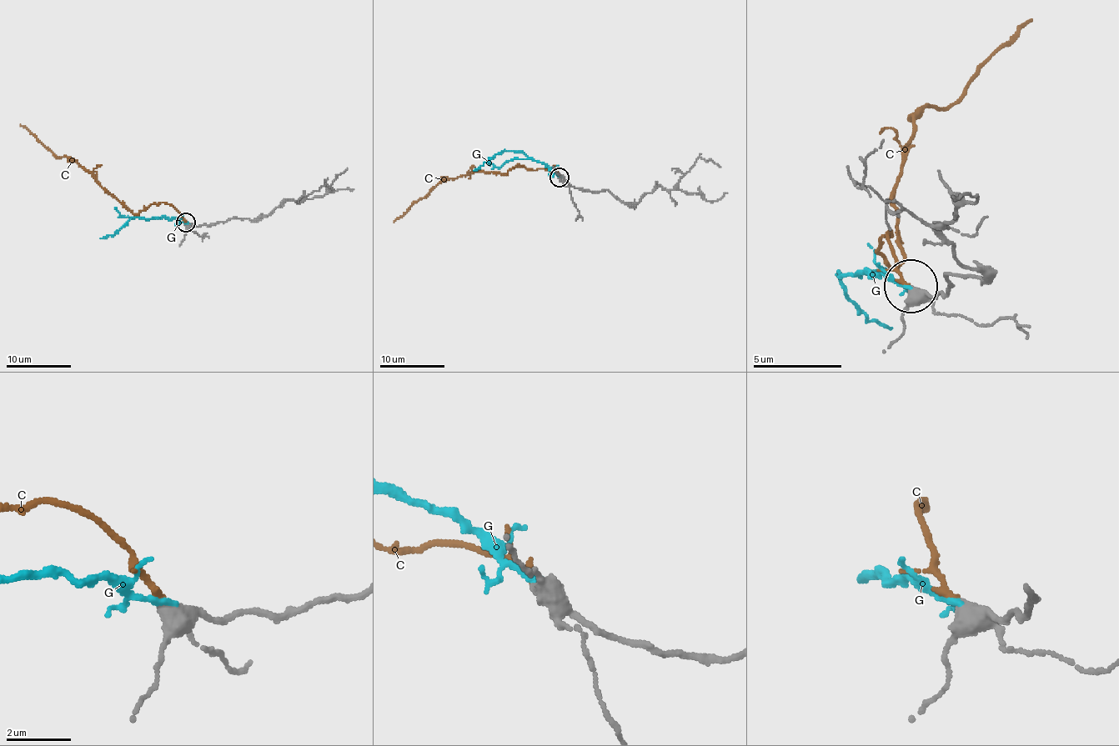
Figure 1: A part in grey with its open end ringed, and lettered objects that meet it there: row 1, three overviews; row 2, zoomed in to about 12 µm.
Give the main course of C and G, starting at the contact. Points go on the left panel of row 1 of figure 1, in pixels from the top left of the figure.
C: (186, 222), (171, 205), (163, 202), (134, 215), (88, 171), (66, 157), (56, 157), (20, 124)
G: (188, 223), (167, 217), (131, 217), (112, 235), (100, 237)

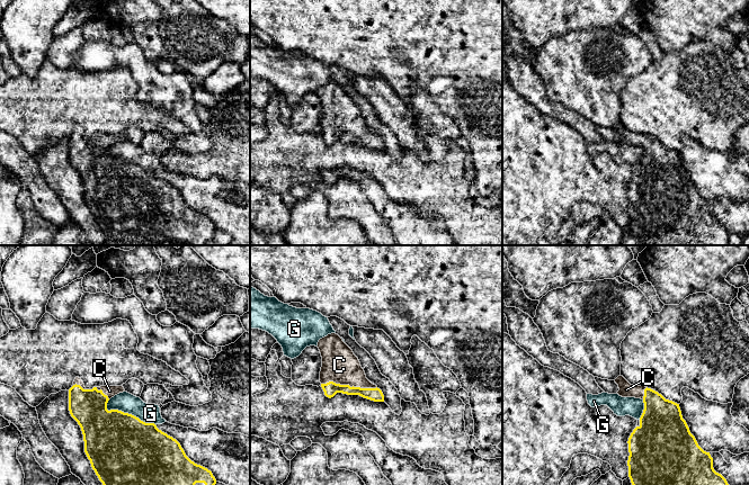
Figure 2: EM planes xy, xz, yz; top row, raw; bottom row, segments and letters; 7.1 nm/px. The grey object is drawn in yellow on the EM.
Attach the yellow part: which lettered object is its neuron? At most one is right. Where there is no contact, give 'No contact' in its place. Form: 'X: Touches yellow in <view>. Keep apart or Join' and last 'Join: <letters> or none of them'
C: Touches yellow in xz. Join
G: Touches yellow in xy. Keep apart
Join: C

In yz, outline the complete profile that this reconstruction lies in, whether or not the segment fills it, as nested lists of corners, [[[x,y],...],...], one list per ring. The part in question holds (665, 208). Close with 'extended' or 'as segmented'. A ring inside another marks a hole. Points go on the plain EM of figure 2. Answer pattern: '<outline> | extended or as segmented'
[[[623,124],[615,127],[622,145],[641,146],[644,158],[636,174],[628,186],[628,225],[634,235],[640,240],[640,245],[729,245],[730,233],[726,227],[713,216],[713,206],[704,199],[690,181],[686,169],[683,167],[679,152],[666,147],[658,140],[645,134],[631,133]]] | extended

